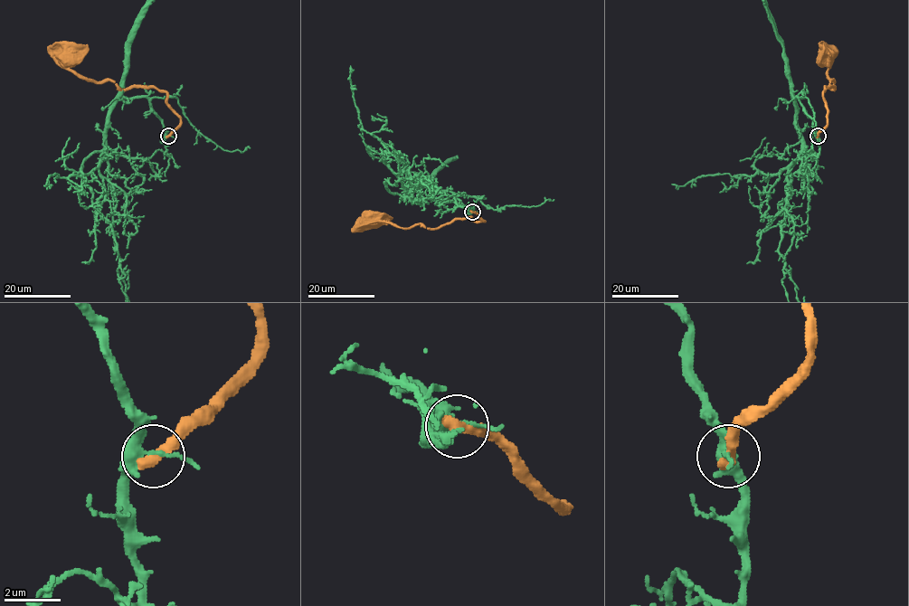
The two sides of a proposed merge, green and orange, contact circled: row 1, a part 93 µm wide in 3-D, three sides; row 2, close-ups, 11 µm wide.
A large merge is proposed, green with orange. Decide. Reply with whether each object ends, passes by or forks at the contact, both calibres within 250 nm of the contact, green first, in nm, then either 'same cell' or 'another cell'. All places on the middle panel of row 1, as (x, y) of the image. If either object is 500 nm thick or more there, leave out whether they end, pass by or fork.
calibres 320 and 500 nm; another cell

